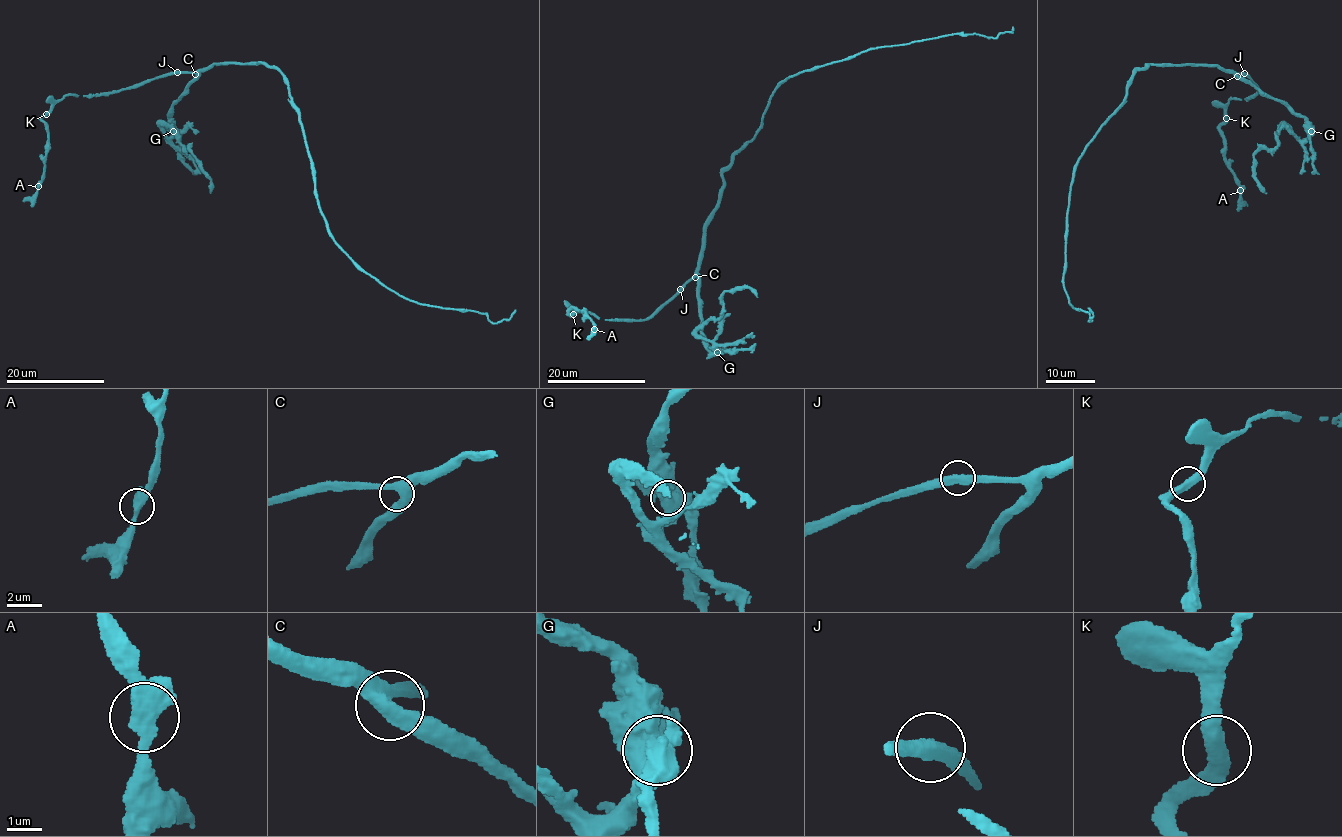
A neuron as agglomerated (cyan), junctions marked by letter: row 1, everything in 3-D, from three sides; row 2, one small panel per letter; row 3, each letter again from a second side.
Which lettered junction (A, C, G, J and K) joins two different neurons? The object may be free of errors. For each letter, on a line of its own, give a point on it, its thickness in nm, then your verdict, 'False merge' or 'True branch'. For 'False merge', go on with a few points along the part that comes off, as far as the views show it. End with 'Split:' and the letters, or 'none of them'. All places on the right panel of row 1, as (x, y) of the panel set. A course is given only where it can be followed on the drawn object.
A: Place: (1240, 190). Thickness 440 nm. True branch
C: Place: (1237, 76). Thickness 440 nm. True branch
G: Place: (1311, 131). Thickness 650 nm. False merge. Course of the part to remove: (1311, 131), (1314, 168), (1311, 173)
J: Place: (1244, 73). Thickness 440 nm. True branch
K: Place: (1226, 118). Thickness 440 nm. True branch
Split: G

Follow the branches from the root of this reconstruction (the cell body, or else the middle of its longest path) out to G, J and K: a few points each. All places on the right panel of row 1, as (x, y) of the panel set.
G: (1134, 75), (1149, 65), (1218, 66), (1286, 102), (1305, 119), (1311, 131)
J: (1134, 75), (1136, 70), (1146, 69), (1149, 65), (1218, 66), (1244, 74)
K: (1134, 75), (1149, 65), (1218, 66), (1246, 74), (1258, 92), (1246, 99), (1230, 99), (1226, 118)

